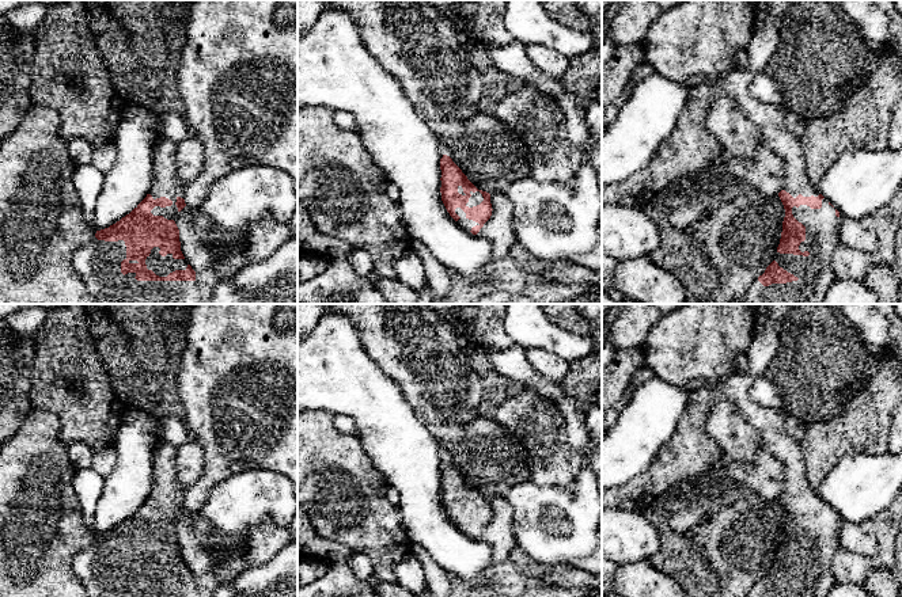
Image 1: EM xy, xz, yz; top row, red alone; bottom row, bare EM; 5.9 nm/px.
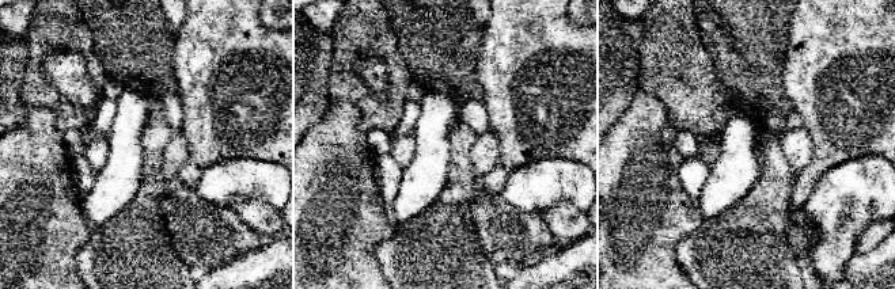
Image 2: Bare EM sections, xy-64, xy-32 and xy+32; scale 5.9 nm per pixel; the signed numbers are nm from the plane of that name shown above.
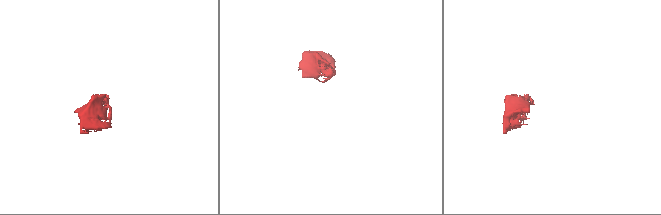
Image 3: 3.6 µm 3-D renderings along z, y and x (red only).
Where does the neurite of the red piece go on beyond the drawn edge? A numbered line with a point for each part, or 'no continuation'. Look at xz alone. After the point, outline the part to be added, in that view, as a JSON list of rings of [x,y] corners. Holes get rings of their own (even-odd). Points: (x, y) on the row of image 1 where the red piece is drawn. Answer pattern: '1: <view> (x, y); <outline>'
1: xz (465, 223); [[[456,208],[456,209],[455,209],[455,213],[461,217],[461,218],[458,220],[458,224],[459,224],[463,229],[466,229],[466,231],[470,232],[473,227],[480,225],[478,223],[475,223],[475,221],[473,221],[473,220],[469,220],[469,218],[466,217],[466,213],[465,213],[461,208]]]

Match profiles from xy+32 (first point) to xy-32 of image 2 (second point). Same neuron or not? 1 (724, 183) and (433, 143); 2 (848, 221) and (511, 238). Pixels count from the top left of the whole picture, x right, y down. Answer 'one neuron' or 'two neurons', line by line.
1: one neuron
2: two neurons

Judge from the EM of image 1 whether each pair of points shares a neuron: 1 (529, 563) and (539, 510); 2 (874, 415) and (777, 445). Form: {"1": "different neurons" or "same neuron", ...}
{"1": "different neurons", "2": "different neurons"}

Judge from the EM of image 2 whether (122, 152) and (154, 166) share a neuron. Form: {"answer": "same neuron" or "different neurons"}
{"answer": "different neurons"}

